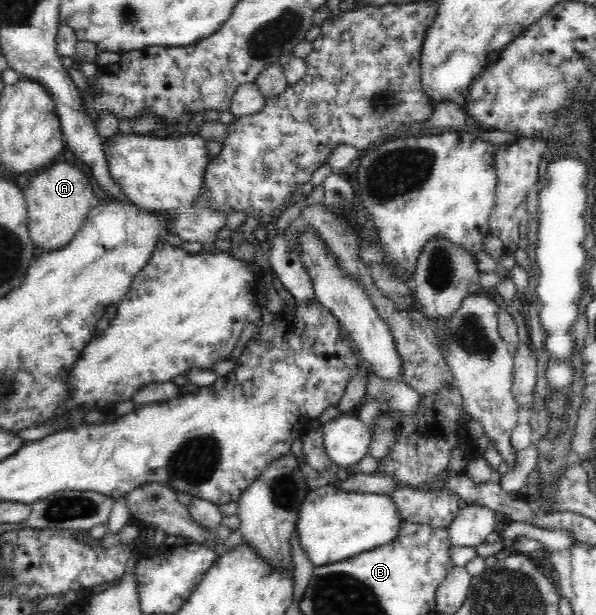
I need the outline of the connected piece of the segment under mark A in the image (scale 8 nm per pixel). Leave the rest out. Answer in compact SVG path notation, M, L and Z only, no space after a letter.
M58 161L51 169L43 170L40 175L32 177L28 187L21 189L28 209L30 240L35 248L41 247L44 252L64 248L83 227L96 202L94 185L85 172L66 161Z

